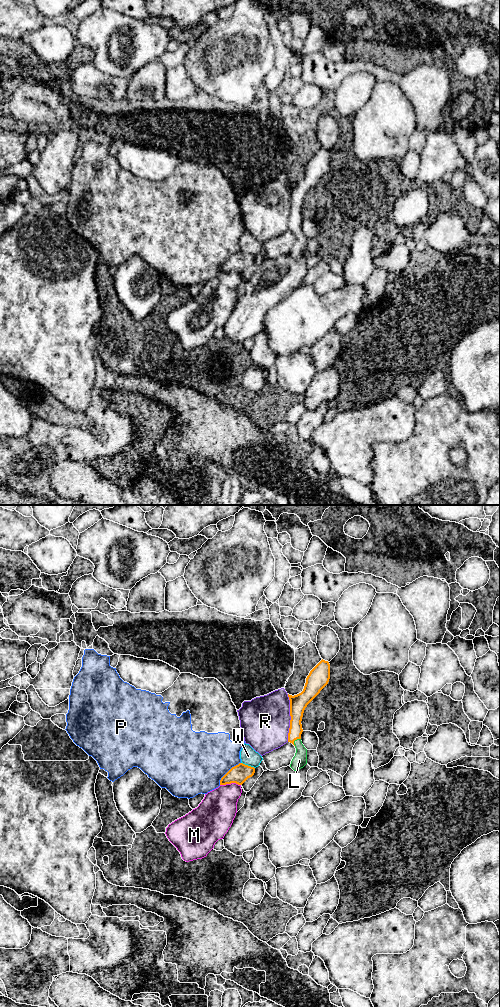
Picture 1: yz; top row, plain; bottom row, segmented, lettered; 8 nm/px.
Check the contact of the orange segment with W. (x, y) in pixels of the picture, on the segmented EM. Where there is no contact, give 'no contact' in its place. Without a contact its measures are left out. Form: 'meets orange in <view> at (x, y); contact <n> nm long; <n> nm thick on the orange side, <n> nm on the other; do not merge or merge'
meets orange in yz at (247, 765); contact 120 nm long; 150 nm thick on the orange side, 140 nm on the other; do not merge

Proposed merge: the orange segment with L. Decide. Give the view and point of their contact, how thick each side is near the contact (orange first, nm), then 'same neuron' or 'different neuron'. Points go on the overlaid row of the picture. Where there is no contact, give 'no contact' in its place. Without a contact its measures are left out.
yz (295, 739) | 120/110 nm | same neuron

